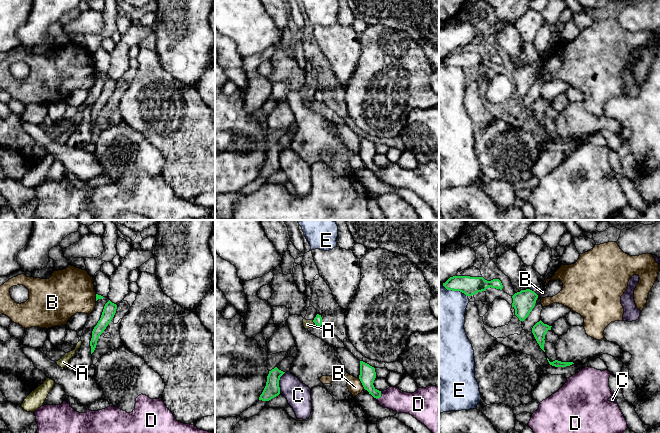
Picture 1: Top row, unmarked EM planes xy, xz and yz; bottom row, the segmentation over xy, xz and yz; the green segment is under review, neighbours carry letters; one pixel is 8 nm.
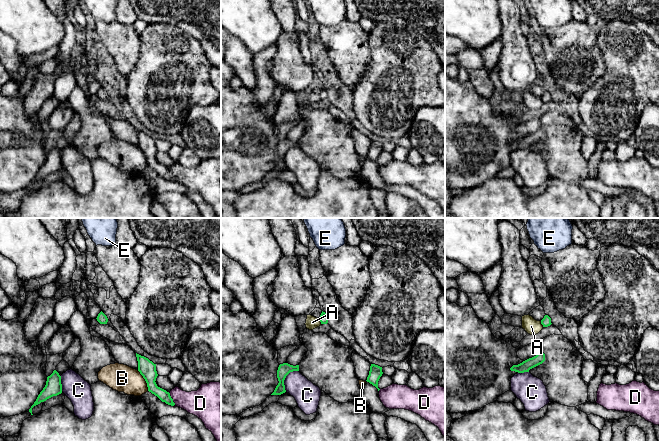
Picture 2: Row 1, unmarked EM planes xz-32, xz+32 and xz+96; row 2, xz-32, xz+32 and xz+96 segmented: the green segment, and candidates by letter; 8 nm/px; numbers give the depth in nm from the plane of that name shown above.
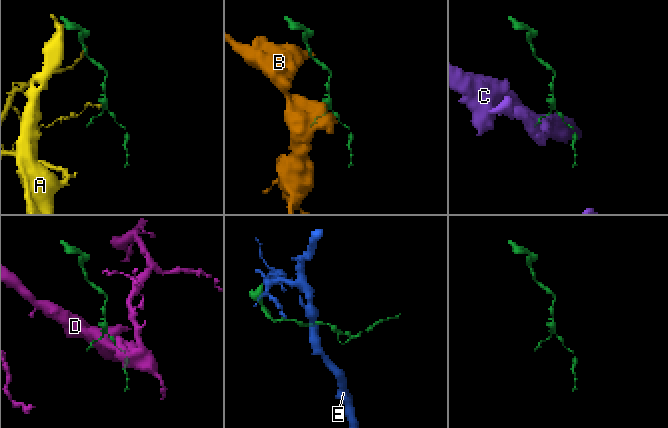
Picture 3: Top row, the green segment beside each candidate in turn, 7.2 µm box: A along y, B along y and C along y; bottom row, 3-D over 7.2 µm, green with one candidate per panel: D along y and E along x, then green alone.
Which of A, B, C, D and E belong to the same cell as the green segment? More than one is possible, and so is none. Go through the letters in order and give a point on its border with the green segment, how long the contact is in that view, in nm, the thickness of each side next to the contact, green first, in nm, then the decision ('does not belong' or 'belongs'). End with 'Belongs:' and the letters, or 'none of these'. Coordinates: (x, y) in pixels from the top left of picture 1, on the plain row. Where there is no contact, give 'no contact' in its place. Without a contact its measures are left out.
A: xz (313, 97) | 50 nm | 70/70 nm | does not belong
B: xz (361, 158) | 100 nm | 130/120 nm | does not belong
C: xz (278, 158) | 170 nm | 120/200 nm | does not belong
D: xz (380, 172) | 80 nm | 130/180 nm | does not belong
E: yz (455, 66) | 220 nm | 150/420 nm | does not belong
Belongs: none of these

